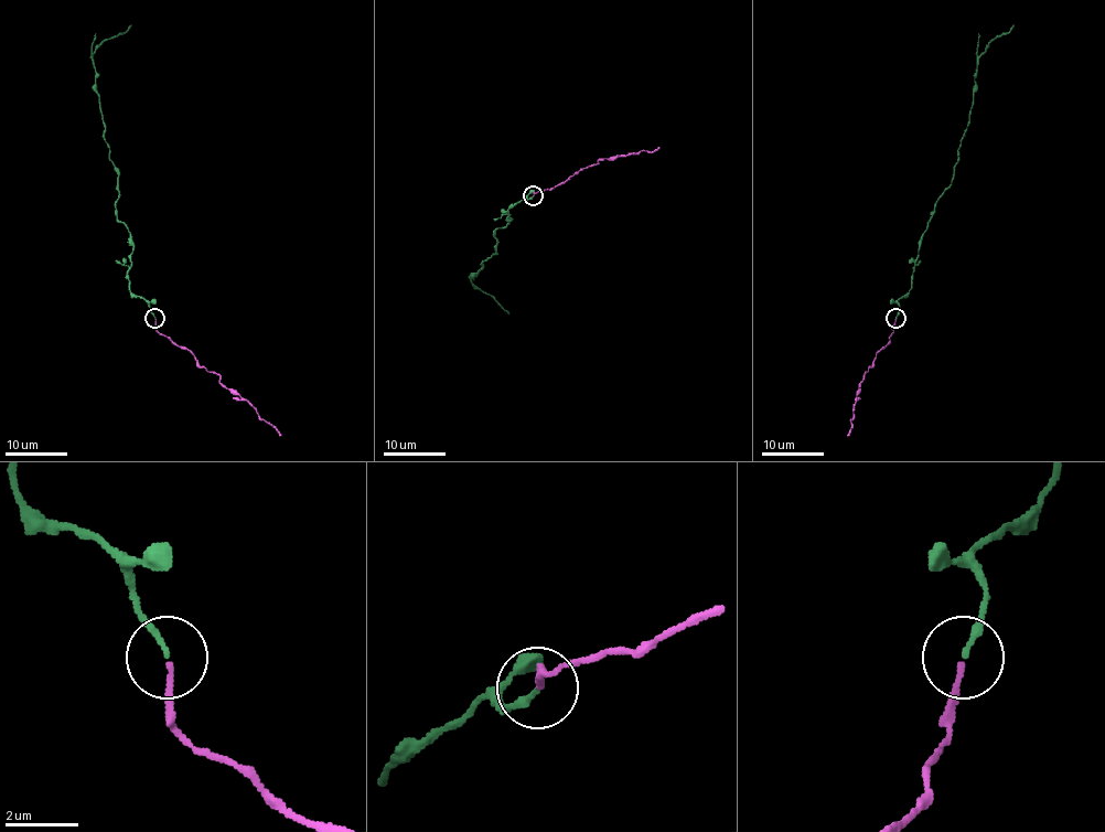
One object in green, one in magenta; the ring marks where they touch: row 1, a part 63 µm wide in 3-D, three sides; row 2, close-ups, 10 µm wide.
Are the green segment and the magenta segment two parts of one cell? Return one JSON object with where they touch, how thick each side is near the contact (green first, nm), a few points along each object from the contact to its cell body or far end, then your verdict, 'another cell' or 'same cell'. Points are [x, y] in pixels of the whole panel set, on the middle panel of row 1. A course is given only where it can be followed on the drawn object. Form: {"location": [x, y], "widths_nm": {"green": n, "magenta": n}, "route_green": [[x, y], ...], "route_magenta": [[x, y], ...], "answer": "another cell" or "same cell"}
{"location": [533, 195], "widths_nm": {"green": 150, "magenta": 140}, "route_green": [[534, 195], [506, 212], [511, 219], [493, 235], [496, 252], [470, 278], [508, 313]], "route_magenta": [[534, 195], [565, 182], [600, 160], [640, 150], [652, 152], [658, 147]], "answer": "same cell"}

